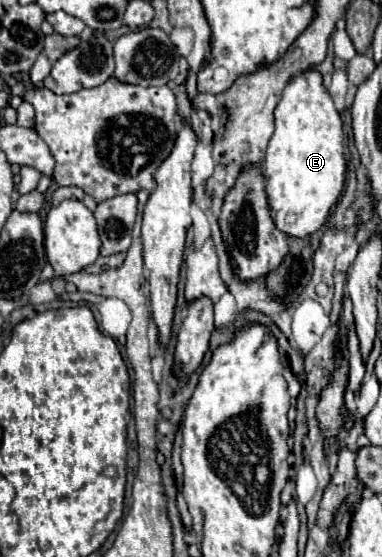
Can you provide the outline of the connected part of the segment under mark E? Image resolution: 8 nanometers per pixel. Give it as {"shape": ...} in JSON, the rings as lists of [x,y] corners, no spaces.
{"shape":[[[304,71],[302,75],[294,77],[284,93],[282,99],[274,111],[274,135],[266,149],[264,159],[264,179],[266,179],[266,195],[268,195],[268,207],[272,221],[276,227],[286,233],[288,237],[304,239],[312,233],[316,233],[328,219],[330,207],[338,201],[342,187],[344,187],[344,171],[346,171],[346,159],[344,159],[344,135],[342,135],[342,119],[332,103],[332,97],[322,85],[322,75],[318,71]]]}

